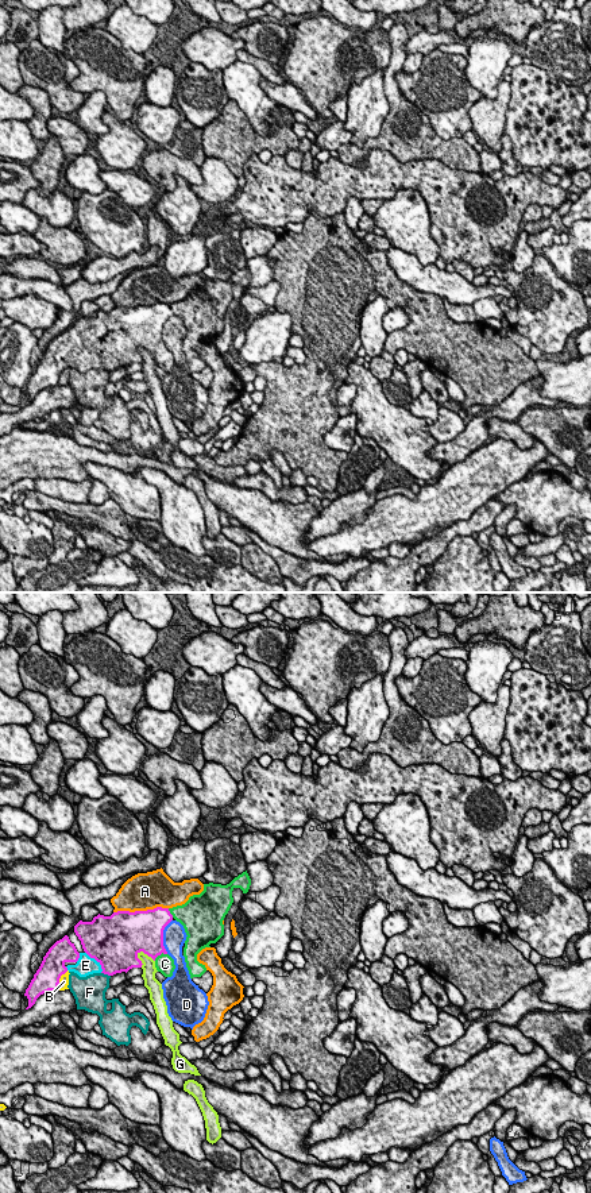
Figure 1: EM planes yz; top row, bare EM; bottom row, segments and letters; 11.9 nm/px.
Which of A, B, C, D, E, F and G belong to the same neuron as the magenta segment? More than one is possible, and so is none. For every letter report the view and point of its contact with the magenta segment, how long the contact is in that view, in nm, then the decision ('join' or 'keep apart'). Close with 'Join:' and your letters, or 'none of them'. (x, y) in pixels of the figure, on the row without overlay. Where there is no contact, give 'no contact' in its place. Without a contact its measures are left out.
A: yz (141, 307) | 650 nm | keep apart
B: yz (60, 373) | 260 nm | keep apart
C: yz (159, 350) | 180 nm | join
D: yz (162, 332) | 420 nm | keep apart
E: yz (96, 355) | 320 nm | join
F: yz (105, 369) | 120 nm | keep apart
G: yz (146, 348) | 240 nm | keep apart
Join: C, E

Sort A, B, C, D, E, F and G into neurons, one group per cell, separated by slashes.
A / B / C E / D / F / G

